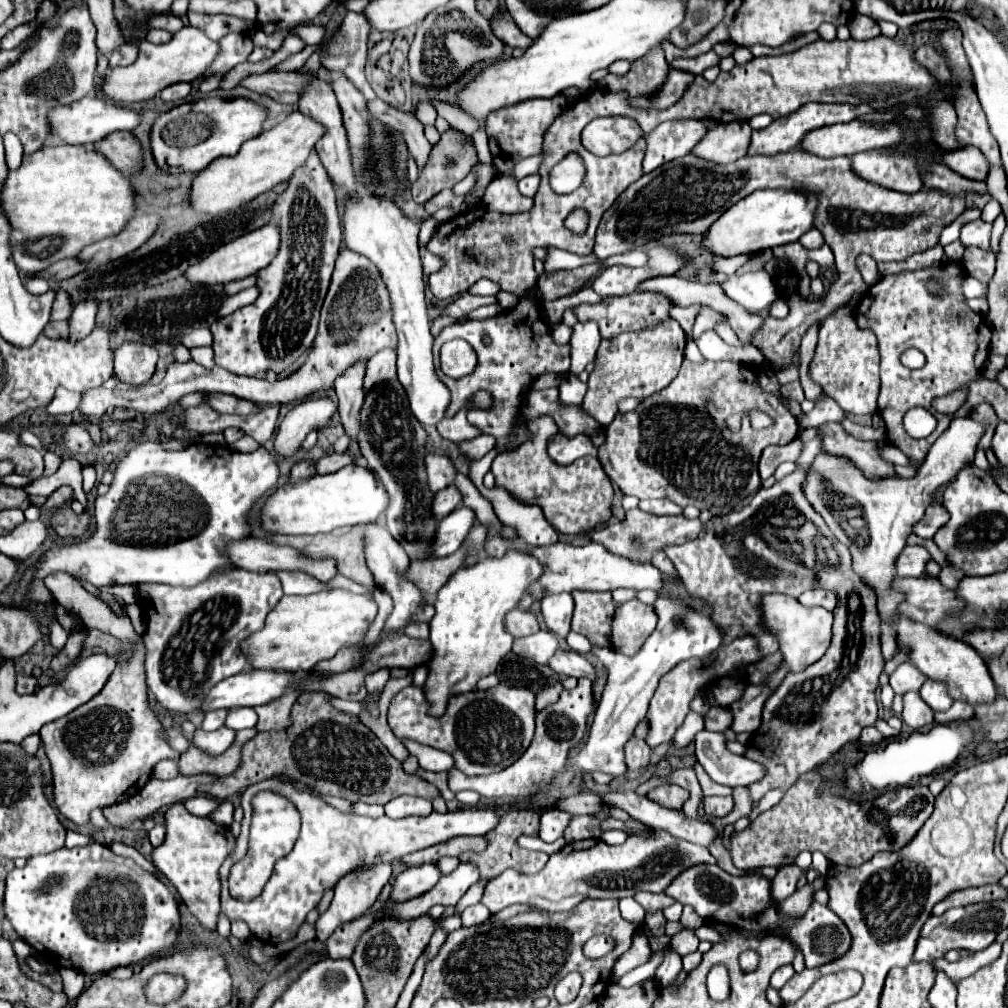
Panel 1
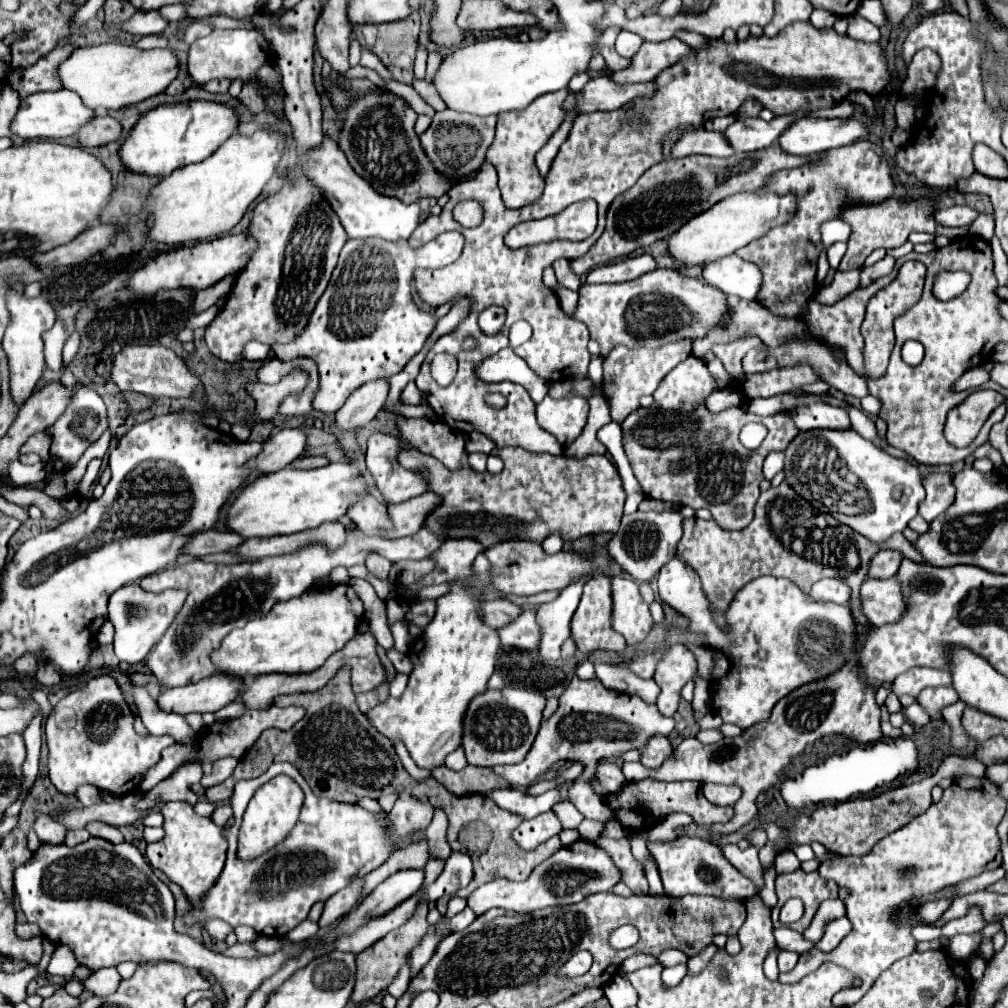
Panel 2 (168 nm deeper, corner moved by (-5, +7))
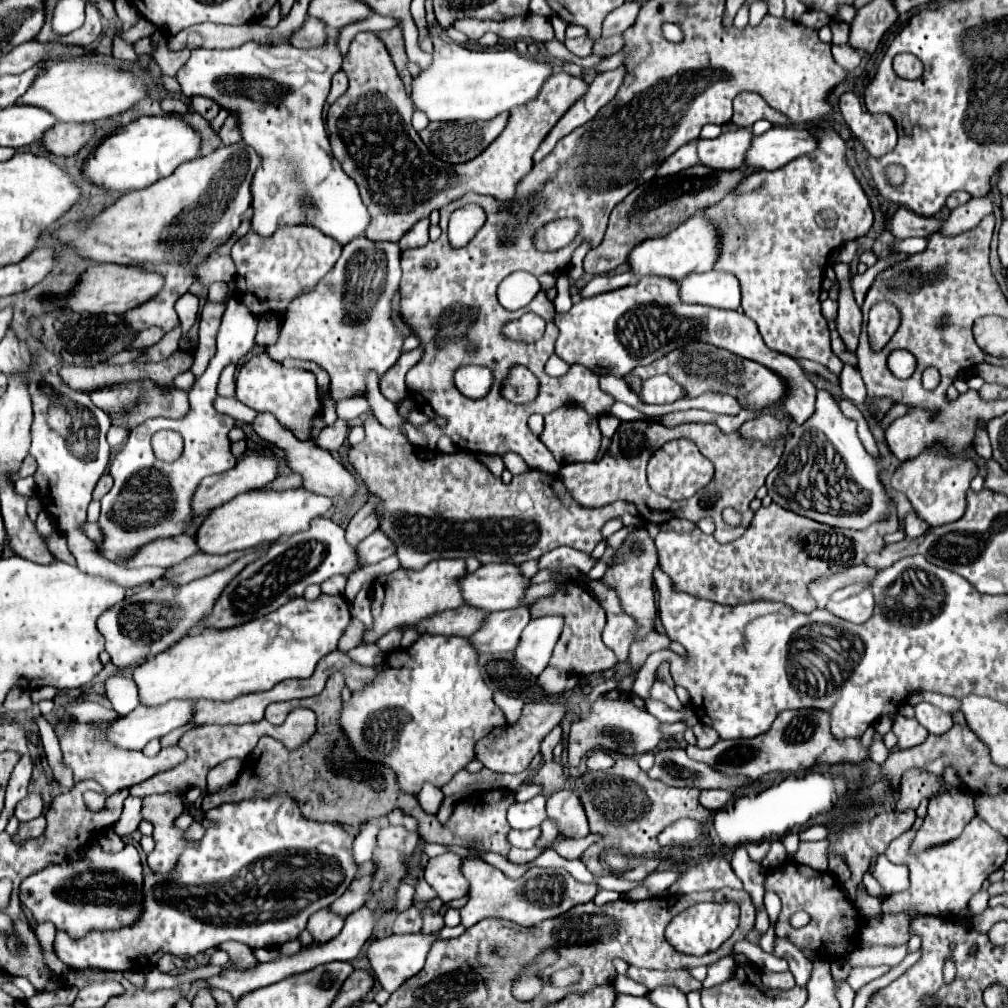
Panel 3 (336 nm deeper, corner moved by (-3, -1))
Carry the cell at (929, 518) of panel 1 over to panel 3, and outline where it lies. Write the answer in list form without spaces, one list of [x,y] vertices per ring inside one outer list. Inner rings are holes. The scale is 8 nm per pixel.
[[[930,445],[922,455],[916,459],[904,461],[894,471],[890,485],[904,493],[914,511],[930,523],[930,527],[946,525],[952,521],[958,521],[966,511],[966,491],[970,489],[970,481],[978,475],[978,465],[972,459],[962,459],[954,455],[946,455],[942,447]]]

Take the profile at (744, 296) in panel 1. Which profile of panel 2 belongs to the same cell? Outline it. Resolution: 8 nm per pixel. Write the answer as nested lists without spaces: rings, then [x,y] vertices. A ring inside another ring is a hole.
[[[728,255],[704,265],[704,279],[706,283],[718,287],[722,293],[746,301],[756,299],[762,283],[760,269],[754,263],[740,259],[738,255]]]

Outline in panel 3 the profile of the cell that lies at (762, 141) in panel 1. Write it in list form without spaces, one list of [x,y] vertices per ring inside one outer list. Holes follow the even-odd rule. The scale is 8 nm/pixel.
[[[748,129],[728,131],[716,139],[698,139],[698,163],[710,169],[738,169],[744,163],[752,133]]]

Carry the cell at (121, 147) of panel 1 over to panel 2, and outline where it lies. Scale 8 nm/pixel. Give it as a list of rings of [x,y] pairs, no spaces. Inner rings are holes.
[[[98,115],[76,133],[76,139],[84,147],[100,147],[116,141],[120,135],[122,135],[122,125],[116,119],[108,115]]]

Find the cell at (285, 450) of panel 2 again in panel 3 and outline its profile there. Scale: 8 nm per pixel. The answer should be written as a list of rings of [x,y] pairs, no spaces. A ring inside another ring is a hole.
[[[246,455],[242,457],[236,467],[232,467],[230,471],[222,473],[222,475],[212,475],[212,477],[206,477],[202,479],[202,483],[198,485],[198,491],[194,493],[194,503],[192,503],[192,511],[194,511],[194,517],[200,517],[200,515],[208,515],[210,509],[234,499],[236,495],[240,493],[246,493],[250,489],[260,489],[264,487],[266,483],[270,483],[276,475],[278,475],[278,461],[274,455]]]

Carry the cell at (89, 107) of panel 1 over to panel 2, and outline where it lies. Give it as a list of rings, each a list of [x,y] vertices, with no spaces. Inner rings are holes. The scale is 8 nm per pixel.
[[[60,89],[54,93],[34,93],[20,101],[20,109],[12,121],[12,131],[24,139],[62,139],[76,135],[76,131],[88,125],[88,119],[92,121],[94,117],[96,111],[84,107],[82,99],[68,89]]]

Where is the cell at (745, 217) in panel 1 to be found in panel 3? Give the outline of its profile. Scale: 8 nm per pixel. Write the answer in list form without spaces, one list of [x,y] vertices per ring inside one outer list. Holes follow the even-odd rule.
[[[698,213],[686,219],[682,227],[670,231],[670,235],[658,239],[644,239],[642,243],[638,243],[638,247],[634,247],[634,251],[630,251],[628,257],[630,271],[638,279],[644,275],[658,275],[658,277],[674,279],[676,283],[680,283],[690,273],[710,271],[718,259],[718,247],[720,247],[718,235],[720,233],[716,231],[716,225],[712,225],[702,213]]]

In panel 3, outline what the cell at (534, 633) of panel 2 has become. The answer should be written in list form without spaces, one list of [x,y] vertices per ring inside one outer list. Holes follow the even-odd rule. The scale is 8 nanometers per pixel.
[[[528,607],[494,611],[486,617],[486,623],[482,623],[482,627],[468,639],[478,653],[514,651],[522,635],[522,629],[528,625],[528,621]]]

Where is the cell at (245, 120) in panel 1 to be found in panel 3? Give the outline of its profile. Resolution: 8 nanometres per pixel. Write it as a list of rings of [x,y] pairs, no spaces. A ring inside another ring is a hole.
[[[176,115],[140,117],[104,137],[96,151],[84,161],[82,173],[90,183],[102,187],[104,191],[126,193],[132,189],[146,189],[158,179],[168,177],[178,165],[196,159],[198,151],[200,135]]]

